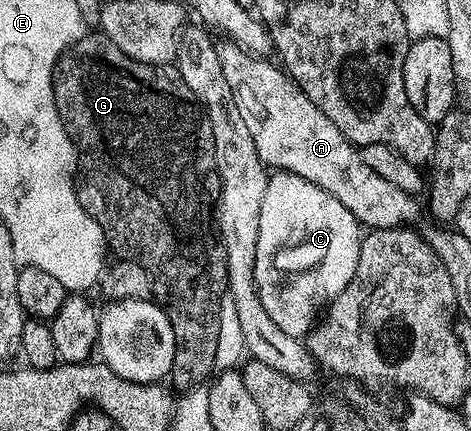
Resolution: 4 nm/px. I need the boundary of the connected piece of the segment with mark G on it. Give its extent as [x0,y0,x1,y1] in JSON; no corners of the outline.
[53,34,228,393]

